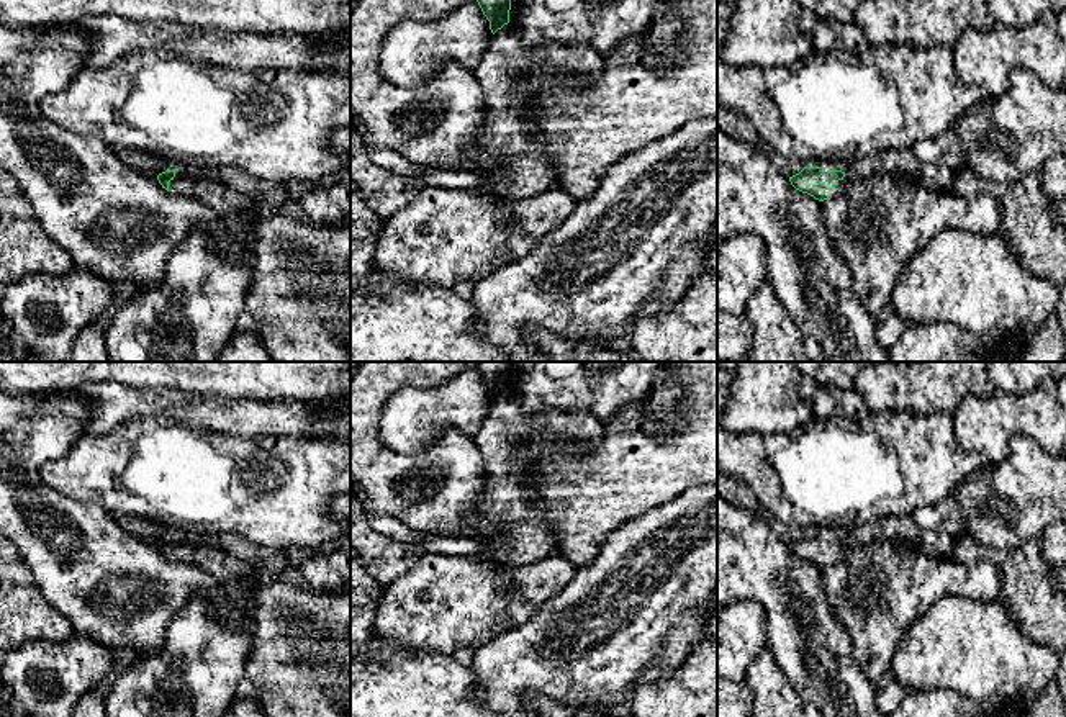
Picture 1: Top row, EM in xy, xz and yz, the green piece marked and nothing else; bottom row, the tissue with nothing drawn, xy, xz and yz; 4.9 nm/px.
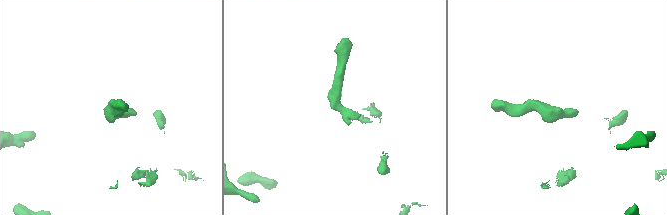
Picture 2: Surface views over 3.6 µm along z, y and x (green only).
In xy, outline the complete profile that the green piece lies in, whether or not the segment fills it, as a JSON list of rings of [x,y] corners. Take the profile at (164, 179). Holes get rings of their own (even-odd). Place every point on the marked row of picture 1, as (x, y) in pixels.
[[[165,170],[157,175],[157,180],[169,193],[196,200],[216,214],[226,214],[234,210],[259,210],[252,198],[226,187],[208,174]]]

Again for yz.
[[[804,167],[799,174],[789,177],[791,185],[819,201],[824,201],[845,190],[848,174],[842,170],[825,170],[822,167]]]

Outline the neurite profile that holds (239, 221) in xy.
[[[260,208],[259,210],[234,210],[226,214],[219,214],[219,218],[233,234],[242,239],[244,234],[251,231],[251,228],[254,226],[259,216],[259,211]]]

